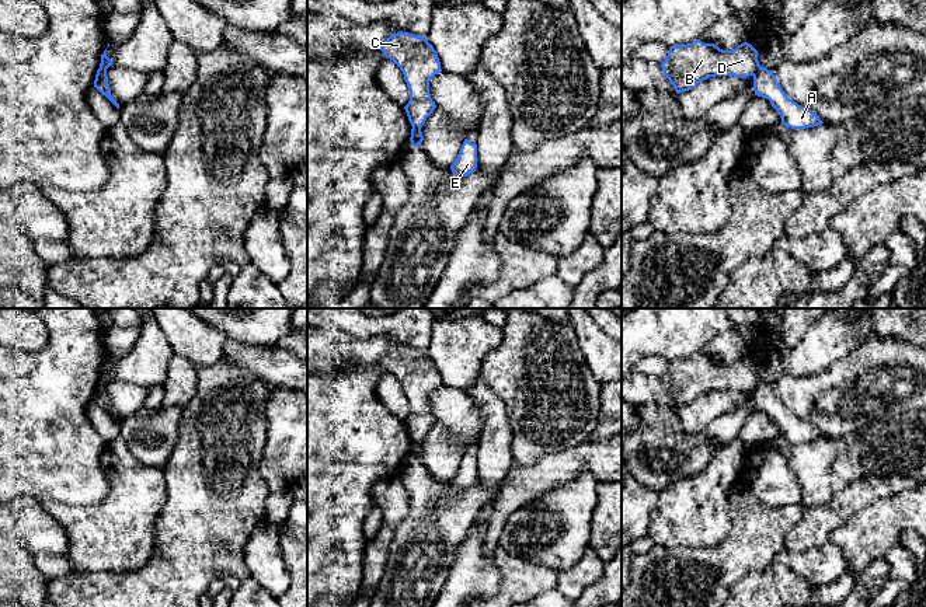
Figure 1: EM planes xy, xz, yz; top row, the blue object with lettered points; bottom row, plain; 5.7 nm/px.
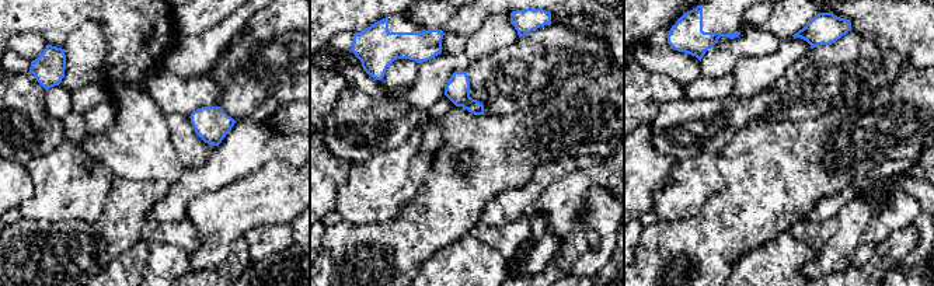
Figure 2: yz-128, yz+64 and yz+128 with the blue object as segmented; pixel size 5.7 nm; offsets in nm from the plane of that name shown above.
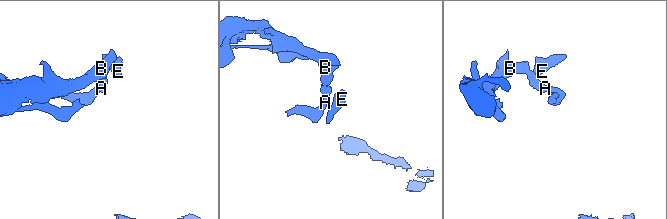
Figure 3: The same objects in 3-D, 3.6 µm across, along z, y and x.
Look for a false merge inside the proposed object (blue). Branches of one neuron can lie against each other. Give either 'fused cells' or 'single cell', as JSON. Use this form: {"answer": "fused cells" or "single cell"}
{"answer": "fused cells"}

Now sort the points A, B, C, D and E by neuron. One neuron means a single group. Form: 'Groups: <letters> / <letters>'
Groups: A E / B C D

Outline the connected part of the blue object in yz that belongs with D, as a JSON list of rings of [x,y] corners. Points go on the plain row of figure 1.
[[[700,353],[671,360],[666,373],[661,377],[676,408],[689,405],[700,395],[716,390],[746,393],[753,390],[759,380],[758,364],[748,356],[732,364],[723,364]]]

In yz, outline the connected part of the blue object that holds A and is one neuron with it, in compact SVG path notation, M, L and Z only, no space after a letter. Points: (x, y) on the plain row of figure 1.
M763 380L753 388L755 409L770 415L781 432L781 437L791 443L805 443L822 439L824 436L811 423L790 414L783 405L772 384Z

